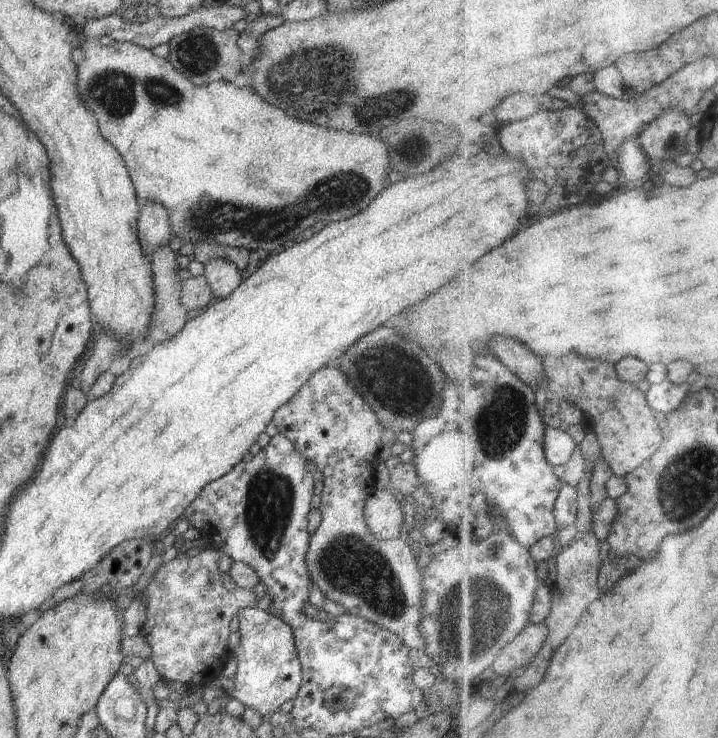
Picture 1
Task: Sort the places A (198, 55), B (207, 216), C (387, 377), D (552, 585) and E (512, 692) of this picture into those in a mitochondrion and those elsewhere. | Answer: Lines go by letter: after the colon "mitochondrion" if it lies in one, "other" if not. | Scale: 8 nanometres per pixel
A: mitochondrion
B: mitochondrion
C: mitochondrion
D: other
E: other

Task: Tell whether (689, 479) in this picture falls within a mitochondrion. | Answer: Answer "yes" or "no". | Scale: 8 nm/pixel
yes

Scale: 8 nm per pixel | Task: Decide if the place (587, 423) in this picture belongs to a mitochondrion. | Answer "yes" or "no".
no

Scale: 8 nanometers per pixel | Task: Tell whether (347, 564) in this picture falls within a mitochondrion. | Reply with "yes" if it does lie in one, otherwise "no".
yes

